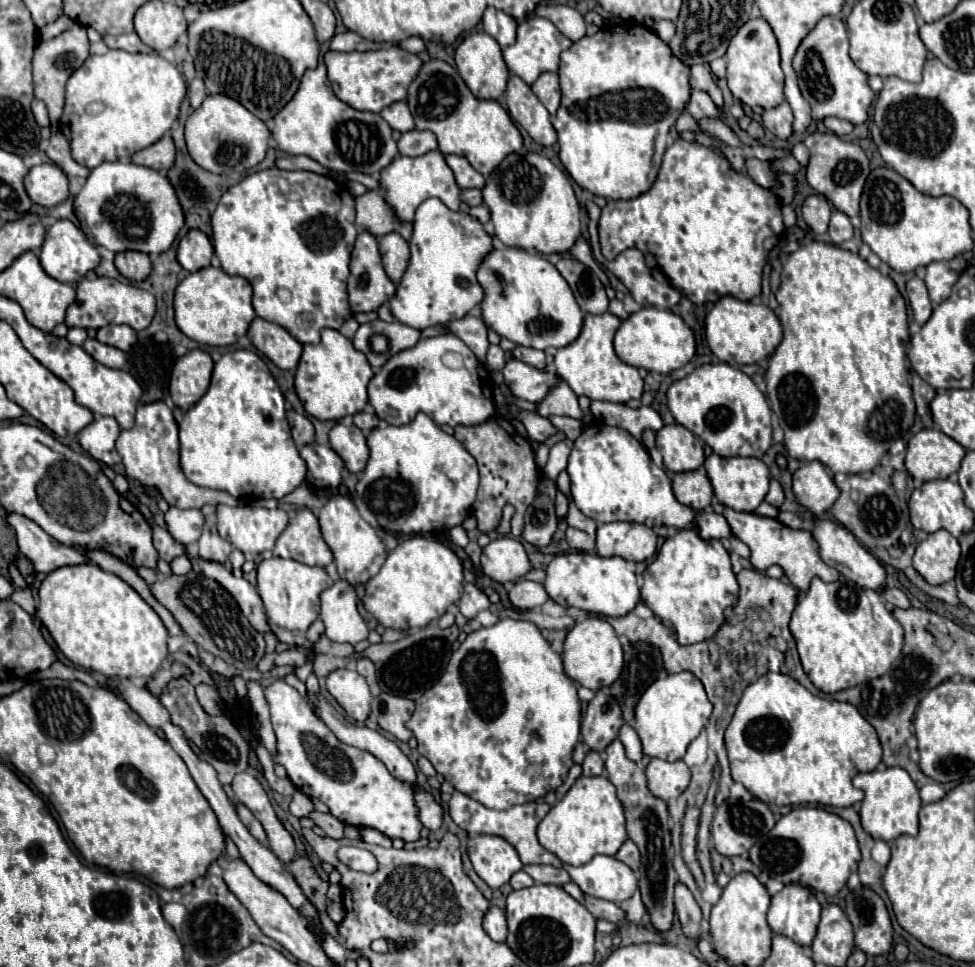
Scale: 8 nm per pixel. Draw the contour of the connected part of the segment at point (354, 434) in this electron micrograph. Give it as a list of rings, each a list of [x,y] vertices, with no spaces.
[[[337,422],[333,430],[329,432],[331,448],[343,458],[349,472],[359,474],[369,460],[369,448],[363,432],[355,424],[343,424]]]

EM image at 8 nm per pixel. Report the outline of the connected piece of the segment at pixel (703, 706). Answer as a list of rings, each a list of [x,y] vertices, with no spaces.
[[[691,672],[669,674],[661,680],[655,680],[637,702],[635,732],[643,742],[643,754],[667,762],[681,760],[685,756],[687,746],[699,736],[703,726],[707,724],[711,708],[713,706],[707,700],[701,680],[697,680]]]

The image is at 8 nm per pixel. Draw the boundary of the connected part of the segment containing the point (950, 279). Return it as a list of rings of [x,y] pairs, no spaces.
[[[931,262],[927,266],[927,276],[925,276],[925,284],[929,290],[931,302],[939,304],[939,302],[947,300],[957,278],[959,278],[959,274],[955,270],[951,270],[949,262]]]

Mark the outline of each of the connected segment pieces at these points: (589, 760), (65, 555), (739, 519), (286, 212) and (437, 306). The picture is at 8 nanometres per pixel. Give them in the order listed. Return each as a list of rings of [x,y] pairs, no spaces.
[[[589,752],[583,760],[583,776],[601,776],[603,774],[603,756],[599,752]]]
[[[9,512],[7,522],[17,532],[19,550],[33,564],[35,572],[49,574],[51,570],[61,566],[89,562],[89,558],[81,550],[59,544],[55,538],[51,538],[43,528],[39,528],[27,516]]]
[[[725,508],[723,516],[727,518],[731,532],[749,546],[751,550],[751,558],[749,562],[753,564],[755,570],[765,572],[769,566],[779,564],[785,572],[785,576],[789,578],[789,582],[807,592],[809,590],[809,582],[811,578],[819,576],[823,582],[835,582],[839,578],[839,572],[831,566],[827,566],[819,556],[817,556],[817,544],[811,536],[811,532],[807,530],[791,530],[789,526],[781,524],[777,518],[765,518],[753,512],[735,512],[731,508]]]
[[[279,168],[261,170],[261,172],[255,172],[247,178],[243,178],[239,184],[231,186],[221,196],[217,210],[211,216],[211,224],[213,224],[213,248],[215,248],[215,256],[221,260],[221,268],[227,274],[237,274],[251,282],[253,308],[259,318],[283,326],[301,344],[319,344],[319,332],[323,328],[339,330],[341,324],[351,318],[351,310],[349,310],[349,302],[347,302],[347,278],[349,278],[349,258],[351,258],[351,250],[353,250],[353,244],[357,238],[357,228],[355,228],[355,198],[347,190],[347,186],[343,186],[331,178],[325,178],[325,176],[319,176],[313,172],[303,172],[303,170],[293,170],[293,172],[279,170]]]
[[[429,198],[415,212],[409,248],[409,266],[389,302],[391,312],[399,322],[415,330],[439,324],[445,326],[455,318],[463,318],[483,300],[477,270],[483,258],[493,250],[493,238],[477,218],[461,210],[449,210],[439,198]]]

